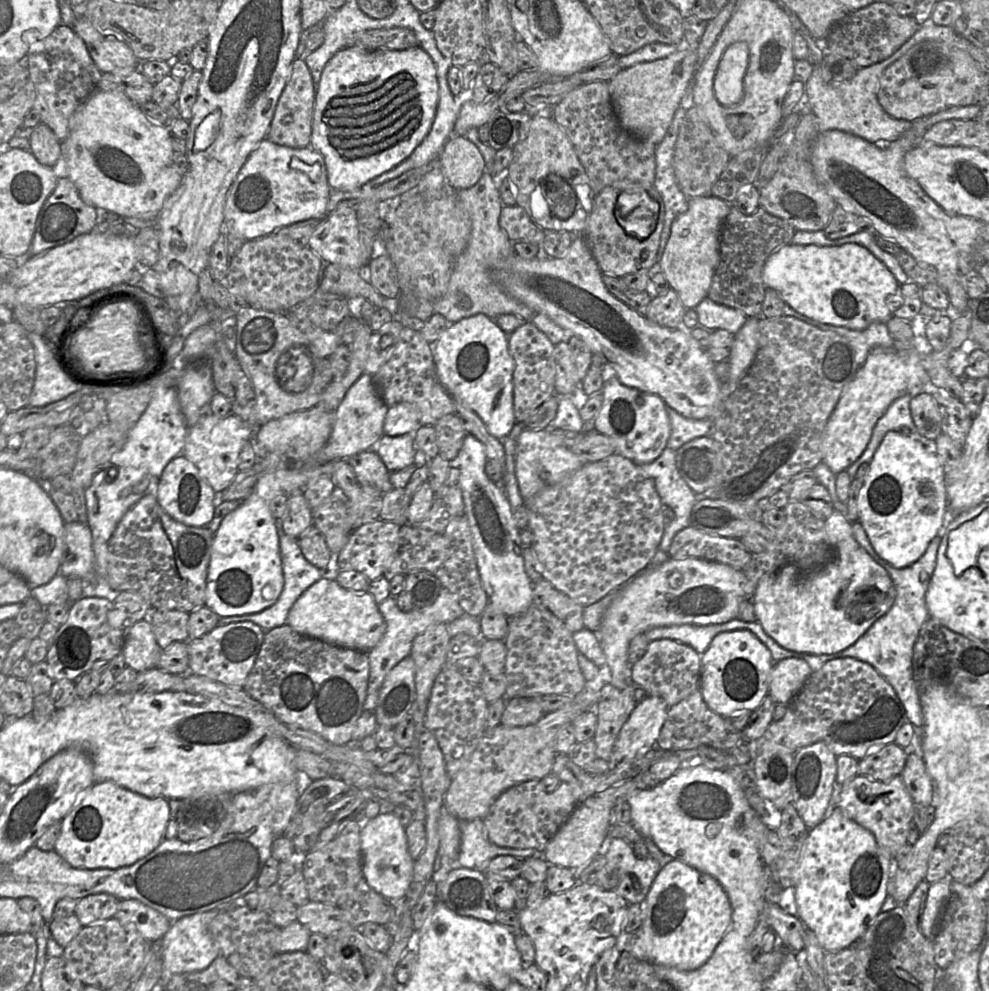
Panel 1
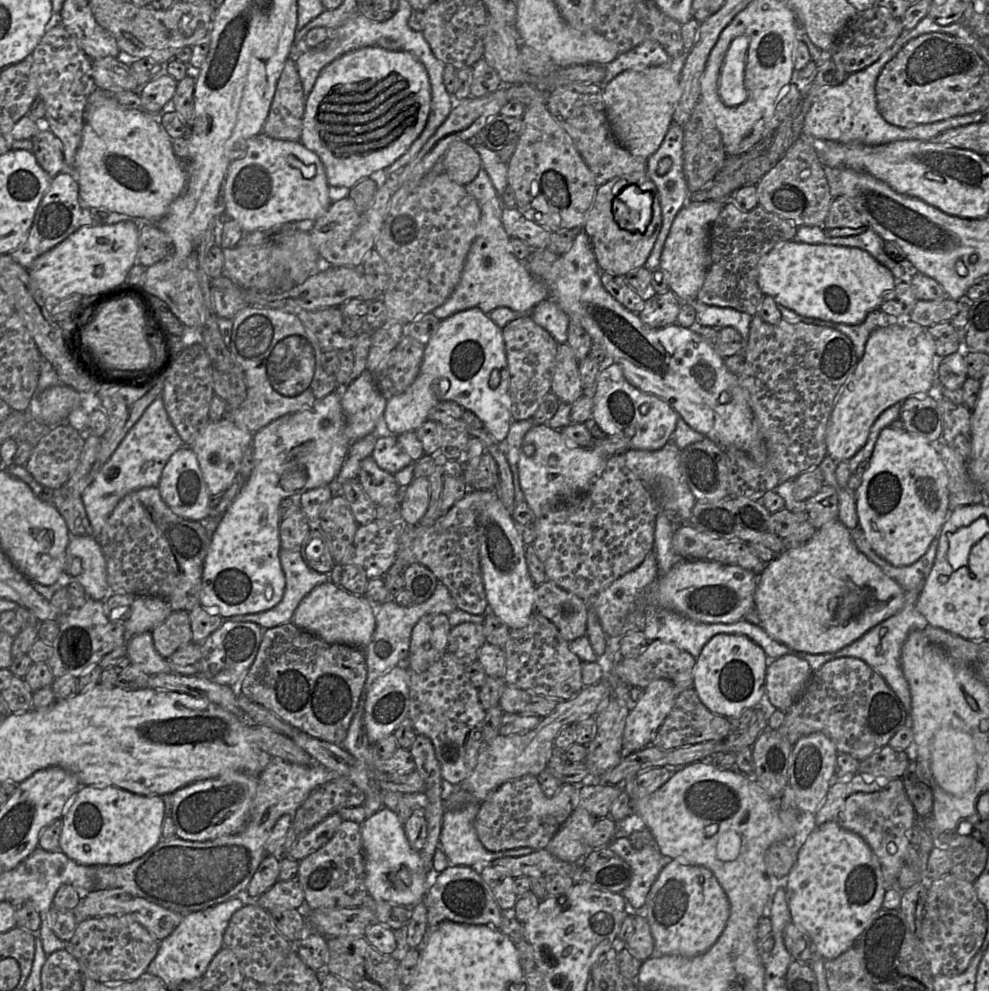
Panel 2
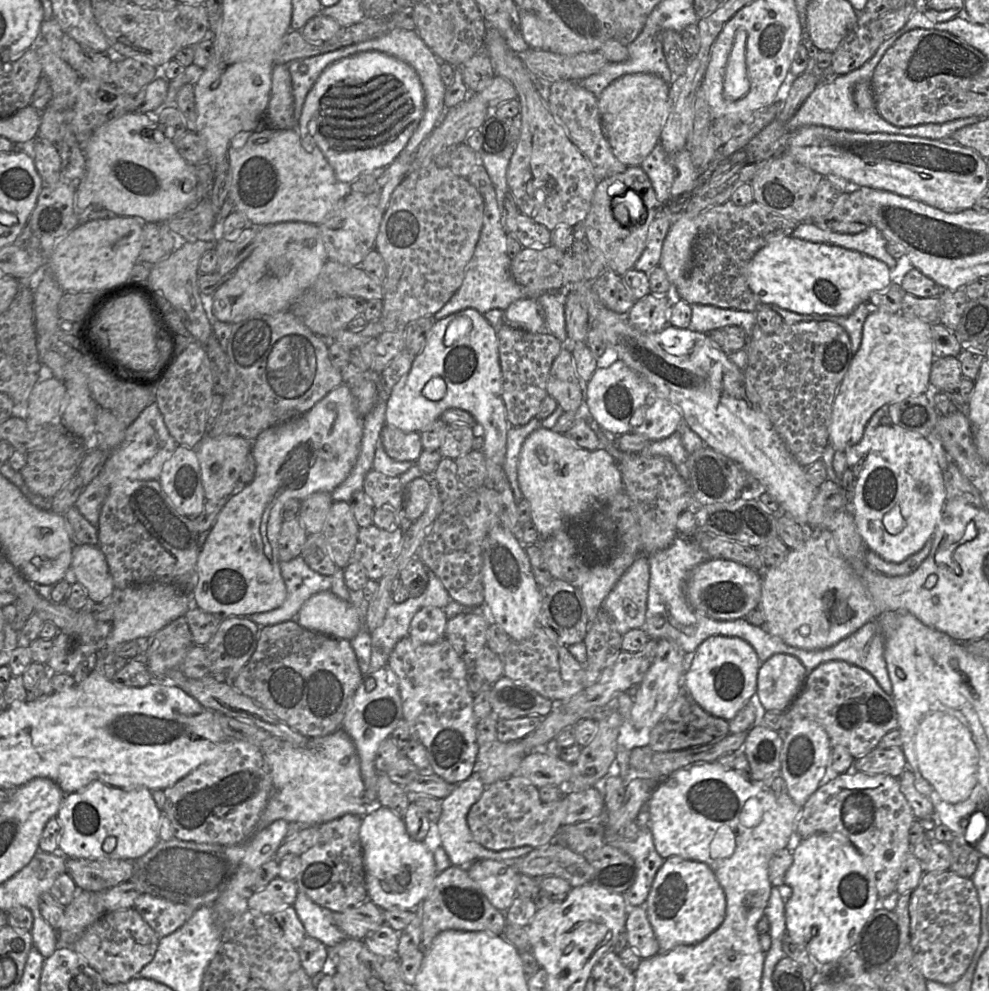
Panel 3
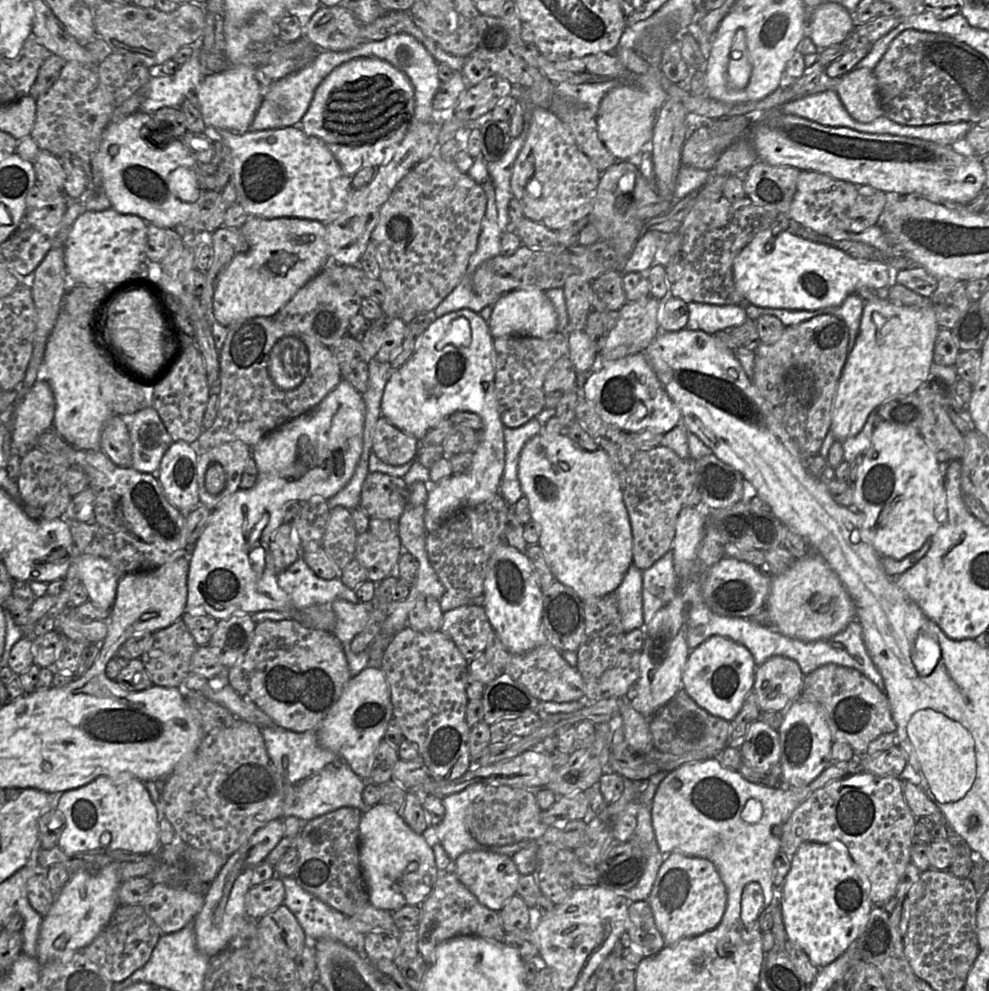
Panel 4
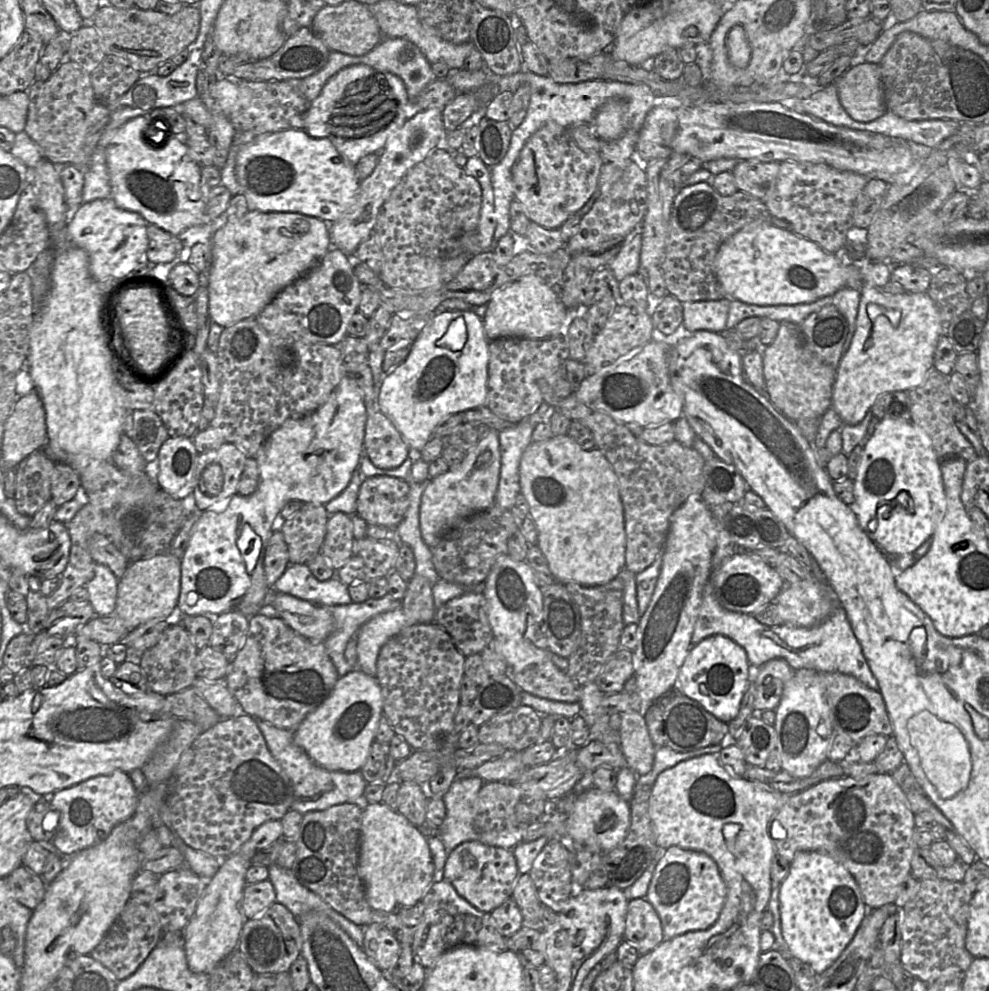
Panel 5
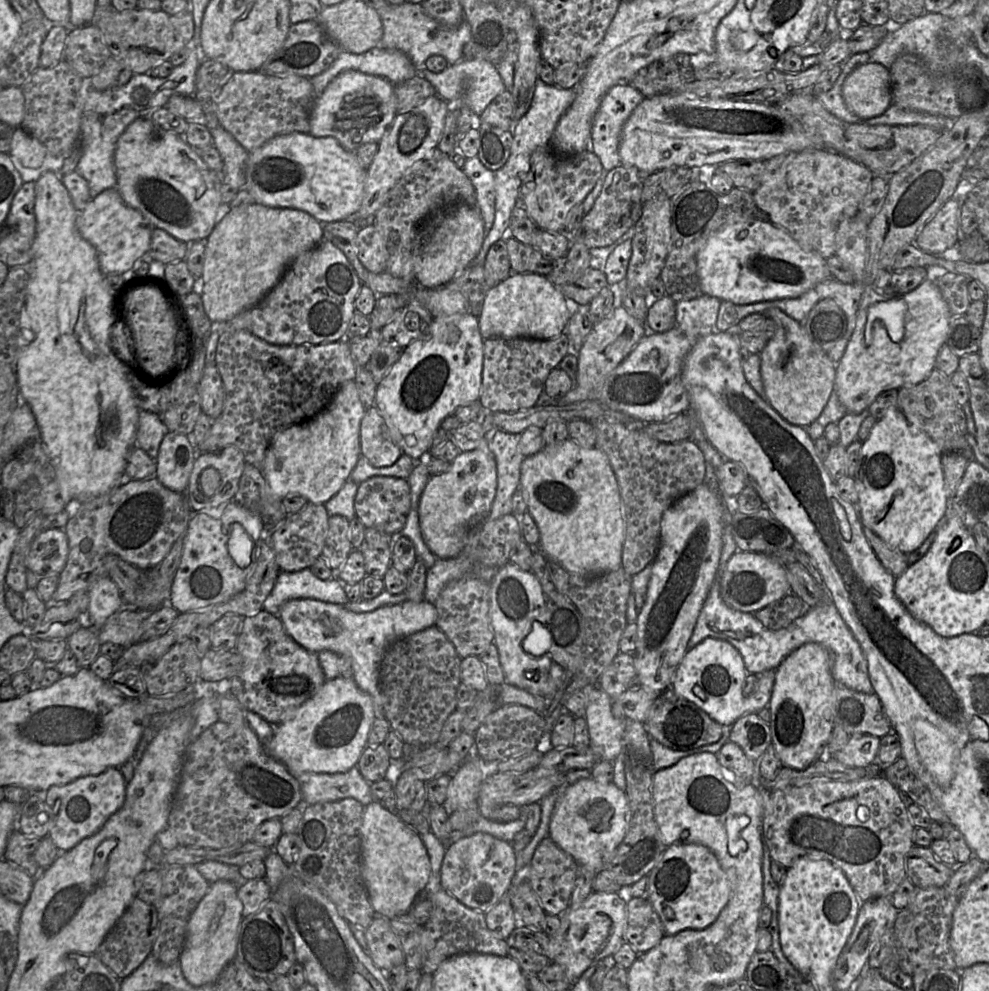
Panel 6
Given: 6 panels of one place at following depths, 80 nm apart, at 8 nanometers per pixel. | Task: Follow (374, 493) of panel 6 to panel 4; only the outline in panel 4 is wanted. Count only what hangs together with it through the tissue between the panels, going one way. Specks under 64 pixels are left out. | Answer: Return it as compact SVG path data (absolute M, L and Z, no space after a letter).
M369 473L361 489L360 507L370 518L398 521L409 505L409 486L402 477Z

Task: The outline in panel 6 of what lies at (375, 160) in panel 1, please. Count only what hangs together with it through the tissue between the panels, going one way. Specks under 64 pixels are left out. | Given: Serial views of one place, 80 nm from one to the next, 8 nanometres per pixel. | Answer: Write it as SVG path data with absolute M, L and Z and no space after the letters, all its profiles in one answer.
M348 70L335 77L316 99L310 113L310 131L314 137L334 137L340 145L350 151L369 142L378 143L397 115L394 85L379 76Z

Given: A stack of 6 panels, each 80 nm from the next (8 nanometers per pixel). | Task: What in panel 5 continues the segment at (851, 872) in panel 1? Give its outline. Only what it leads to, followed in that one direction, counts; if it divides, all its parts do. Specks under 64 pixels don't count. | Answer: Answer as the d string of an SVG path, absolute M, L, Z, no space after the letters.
M800 851L798 852L789 865L789 872L787 876L783 879L779 889L779 911L780 911L780 921L781 921L781 932L784 941L786 942L790 953L800 959L801 961L809 964L812 969L820 975L823 973L834 961L840 956L843 950L848 946L848 944L853 939L855 933L857 932L862 920L868 912L868 907L866 906L860 889L854 879L854 877L848 872L848 870L834 858L818 852L818 851Z

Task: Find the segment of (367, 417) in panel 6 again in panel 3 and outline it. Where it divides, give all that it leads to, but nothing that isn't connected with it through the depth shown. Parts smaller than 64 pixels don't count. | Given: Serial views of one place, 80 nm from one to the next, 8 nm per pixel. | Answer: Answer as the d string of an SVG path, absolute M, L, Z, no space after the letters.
M388 424L381 431L380 443L388 456L399 462L416 462L423 451L420 433L404 432Z

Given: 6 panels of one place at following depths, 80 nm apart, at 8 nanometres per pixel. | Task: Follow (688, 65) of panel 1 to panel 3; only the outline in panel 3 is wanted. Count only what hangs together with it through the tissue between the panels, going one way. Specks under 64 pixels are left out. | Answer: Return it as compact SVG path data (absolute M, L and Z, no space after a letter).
M651 73L627 74L608 87L599 97L603 133L613 154L627 166L639 166L657 143L668 117L670 84Z

